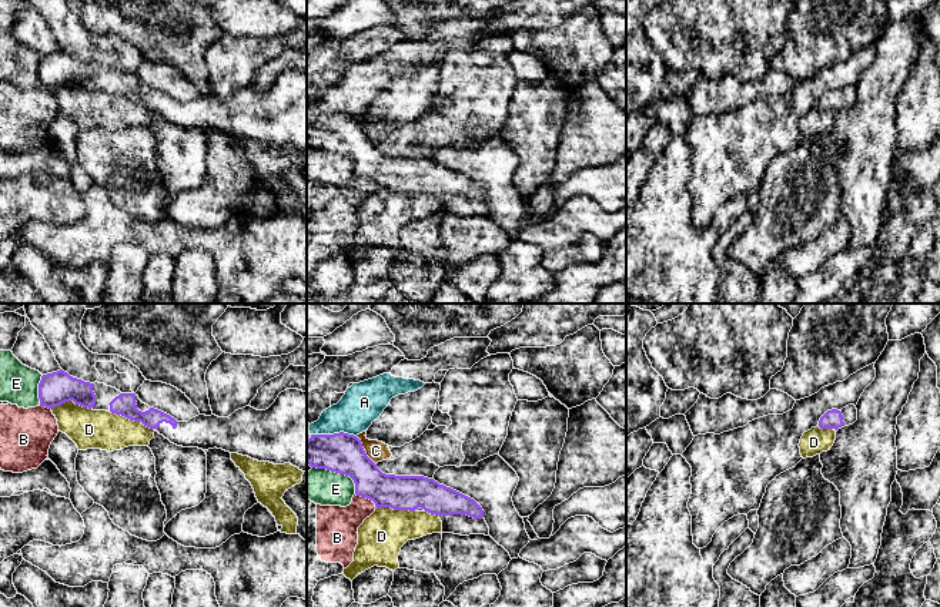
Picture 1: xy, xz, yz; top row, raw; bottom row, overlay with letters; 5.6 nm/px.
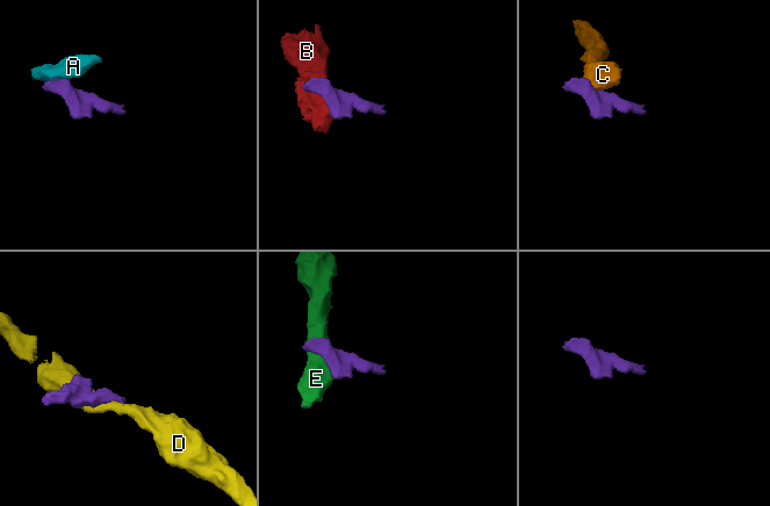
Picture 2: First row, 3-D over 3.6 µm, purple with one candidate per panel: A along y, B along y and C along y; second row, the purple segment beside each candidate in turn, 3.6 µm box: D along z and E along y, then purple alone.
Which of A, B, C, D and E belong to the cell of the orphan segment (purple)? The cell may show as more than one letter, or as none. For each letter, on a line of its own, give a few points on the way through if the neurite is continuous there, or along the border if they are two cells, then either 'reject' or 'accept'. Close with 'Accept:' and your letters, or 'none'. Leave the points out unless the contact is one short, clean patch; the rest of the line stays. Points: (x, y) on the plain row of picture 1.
A: border xz (311, 114), (347, 113), (355, 117); reject
B: border xz (355, 174), (368, 178), (377, 188); reject
C: border xz (355, 117), (365, 136), (375, 146); reject
D: reject
E: reject
Accept: none

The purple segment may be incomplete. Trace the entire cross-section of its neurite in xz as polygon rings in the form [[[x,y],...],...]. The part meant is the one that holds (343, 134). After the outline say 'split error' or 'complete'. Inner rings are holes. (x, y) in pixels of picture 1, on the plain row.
[[[307,104],[307,144],[349,157],[355,175],[372,181],[377,190],[428,192],[441,199],[441,214],[489,217],[484,191],[474,180],[424,157],[382,154],[354,115],[311,115]]] | split error

